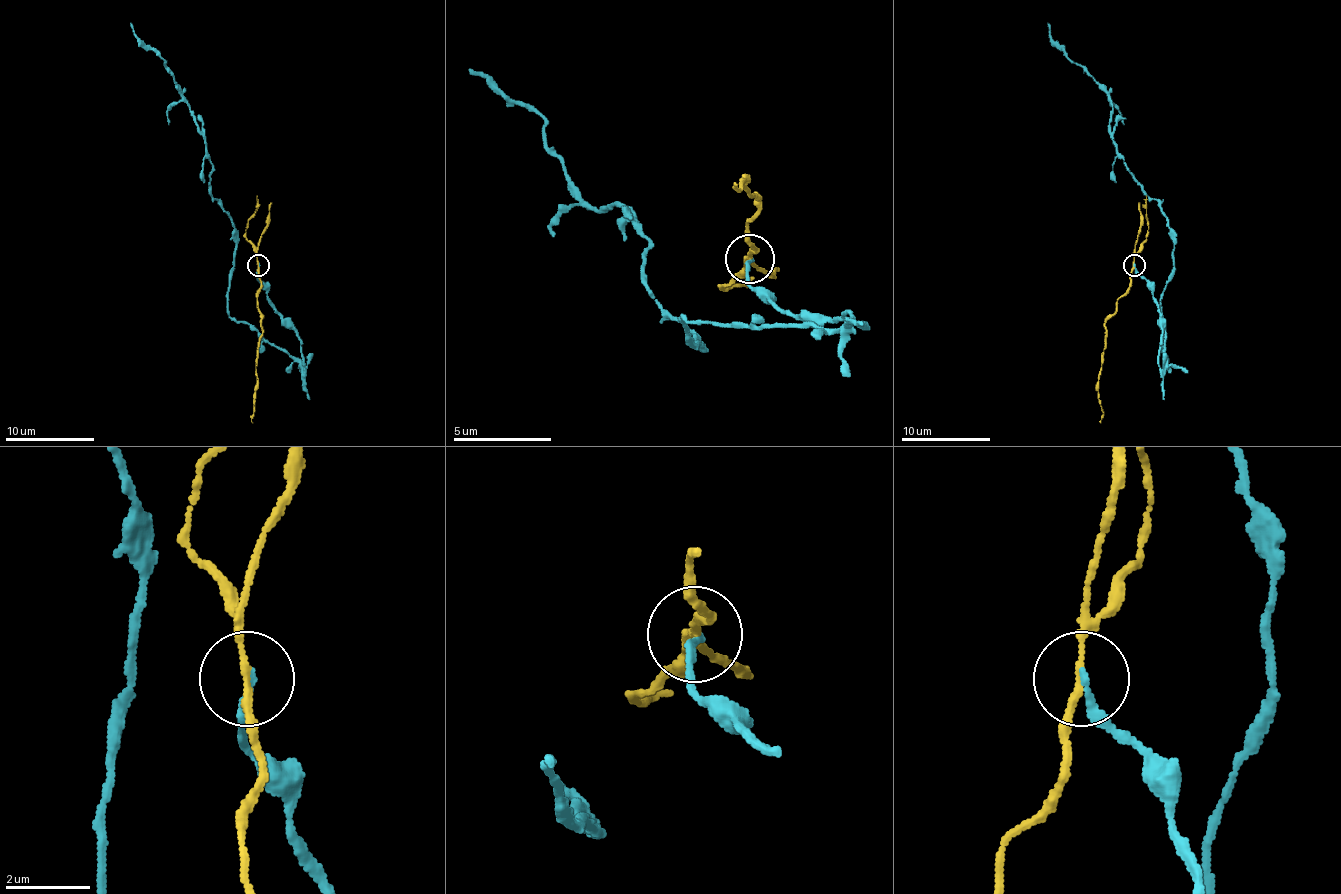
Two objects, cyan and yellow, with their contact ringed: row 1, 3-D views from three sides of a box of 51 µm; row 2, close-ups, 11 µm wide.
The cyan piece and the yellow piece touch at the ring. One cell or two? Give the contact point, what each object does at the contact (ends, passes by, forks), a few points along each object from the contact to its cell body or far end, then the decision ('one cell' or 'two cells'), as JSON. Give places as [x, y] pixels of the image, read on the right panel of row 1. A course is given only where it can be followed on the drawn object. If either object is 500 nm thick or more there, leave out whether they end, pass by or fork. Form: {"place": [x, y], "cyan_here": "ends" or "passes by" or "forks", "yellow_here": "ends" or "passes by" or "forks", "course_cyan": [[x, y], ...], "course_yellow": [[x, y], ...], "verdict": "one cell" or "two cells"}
{"place": [1134, 265], "cyan_here": "ends", "yellow_here": "passes by", "course_cyan": [[1133, 264], [1158, 307], [1160, 365], [1173, 231], [1118, 150], [1111, 97], [1071, 61], [1048, 23]], "course_yellow": [[1133, 264], [1129, 289], [1118, 300], [1118, 309], [1104, 325], [1104, 354], [1097, 378], [1102, 407], [1100, 423]], "verdict": "two cells"}

